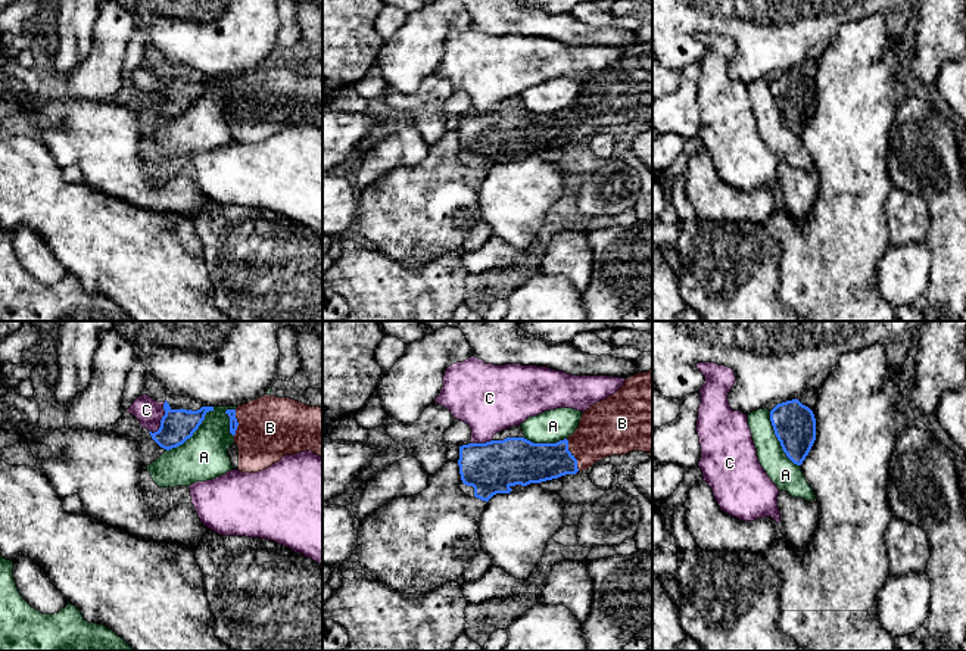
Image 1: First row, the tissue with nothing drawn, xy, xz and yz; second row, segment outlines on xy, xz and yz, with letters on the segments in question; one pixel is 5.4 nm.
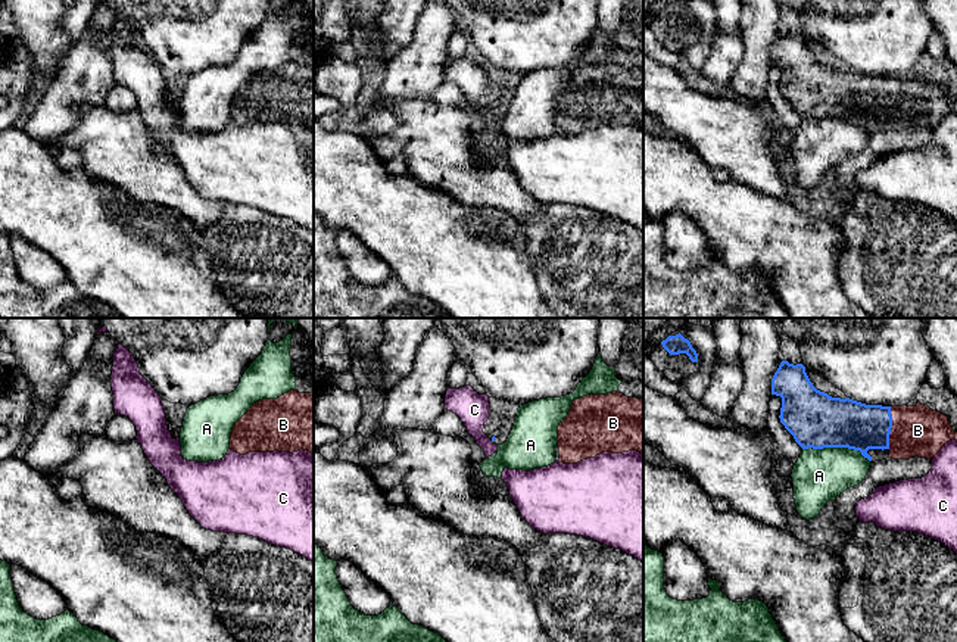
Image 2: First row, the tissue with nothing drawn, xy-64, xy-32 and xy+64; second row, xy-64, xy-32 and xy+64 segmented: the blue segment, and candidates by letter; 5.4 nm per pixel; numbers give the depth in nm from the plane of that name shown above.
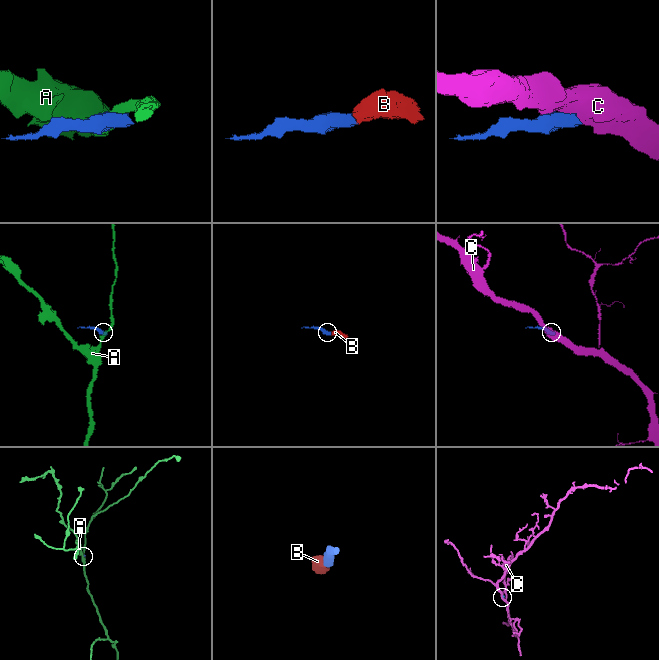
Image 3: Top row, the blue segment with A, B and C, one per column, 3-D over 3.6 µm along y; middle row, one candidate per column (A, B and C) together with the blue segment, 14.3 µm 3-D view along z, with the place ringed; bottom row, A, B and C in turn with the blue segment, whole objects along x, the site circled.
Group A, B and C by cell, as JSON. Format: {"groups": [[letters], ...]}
{"groups": [["A"], ["B"], ["C"]]}

